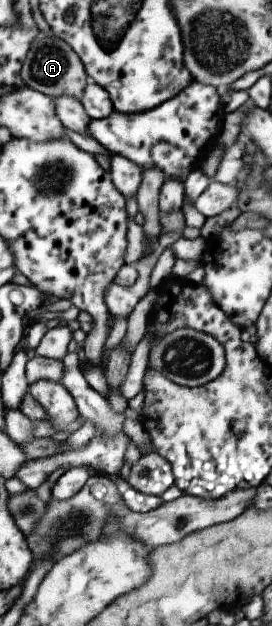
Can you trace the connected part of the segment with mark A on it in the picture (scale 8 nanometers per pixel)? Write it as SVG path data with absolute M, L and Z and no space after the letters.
M46 35L38 41L31 42L27 55L21 62L19 77L30 89L39 91L48 97L66 95L66 97L74 97L78 101L89 81L83 63L72 51L72 48L63 39L52 35Z

